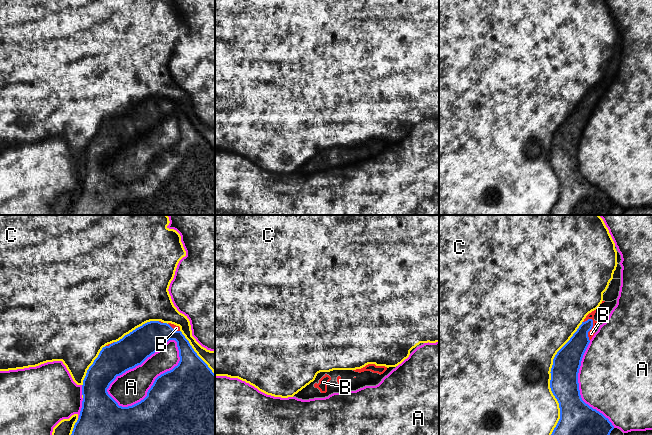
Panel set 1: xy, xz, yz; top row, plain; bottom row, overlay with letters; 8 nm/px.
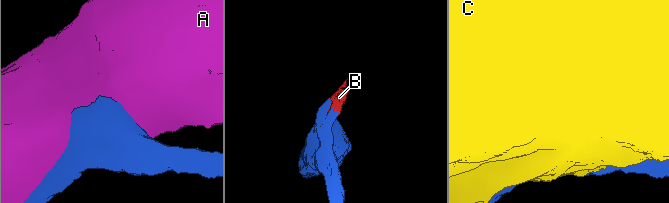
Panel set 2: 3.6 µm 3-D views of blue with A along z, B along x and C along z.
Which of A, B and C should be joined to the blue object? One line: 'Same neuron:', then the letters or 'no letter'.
Same neuron: B

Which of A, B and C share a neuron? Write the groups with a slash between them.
A / B / C

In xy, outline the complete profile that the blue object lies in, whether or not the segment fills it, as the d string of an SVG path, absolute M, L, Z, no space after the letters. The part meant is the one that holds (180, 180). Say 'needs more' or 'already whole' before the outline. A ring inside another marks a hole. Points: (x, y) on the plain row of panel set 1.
needs more; M147 98L119 117L103 123L87 146L82 171L82 184L70 215L215 215L215 150L194 127L180 103L171 99ZM169 116L177 118L180 133L178 141L158 152L143 176L132 182L119 182L107 168L110 160L117 152L141 141Z

